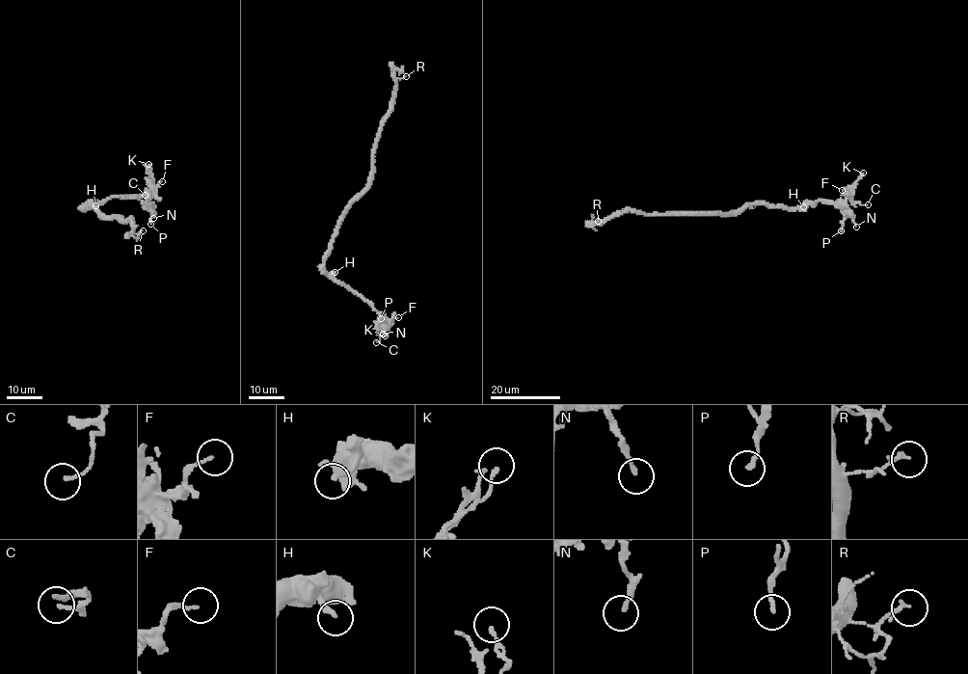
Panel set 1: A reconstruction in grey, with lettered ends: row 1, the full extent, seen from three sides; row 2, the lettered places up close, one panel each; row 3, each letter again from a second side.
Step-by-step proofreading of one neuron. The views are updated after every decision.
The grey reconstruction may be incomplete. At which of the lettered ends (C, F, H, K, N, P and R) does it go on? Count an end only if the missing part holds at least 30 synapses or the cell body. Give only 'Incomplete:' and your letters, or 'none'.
Incomplete: none

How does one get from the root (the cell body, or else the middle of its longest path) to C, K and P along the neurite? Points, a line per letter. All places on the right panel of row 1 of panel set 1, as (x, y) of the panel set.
C: (746, 205), (799, 207), (816, 201), (843, 202), (850, 197), (854, 202), (868, 204)
K: (746, 205), (797, 207), (816, 201), (843, 202), (853, 192), (855, 182), (863, 173)
P: (746, 205), (799, 207), (816, 201), (839, 202), (844, 216), (841, 230)

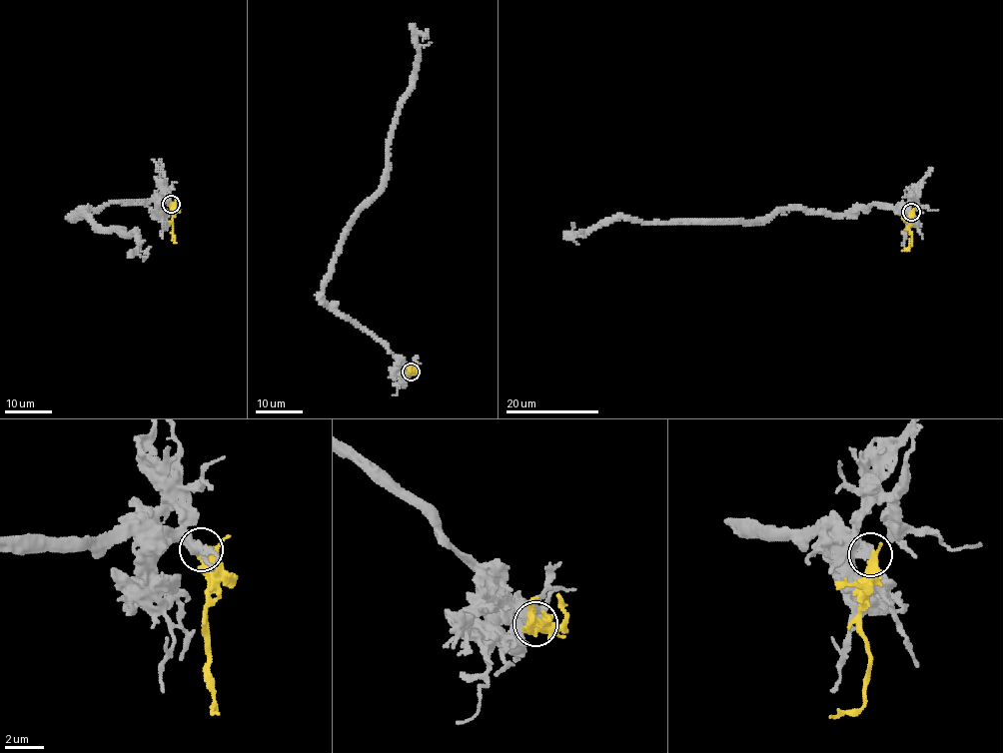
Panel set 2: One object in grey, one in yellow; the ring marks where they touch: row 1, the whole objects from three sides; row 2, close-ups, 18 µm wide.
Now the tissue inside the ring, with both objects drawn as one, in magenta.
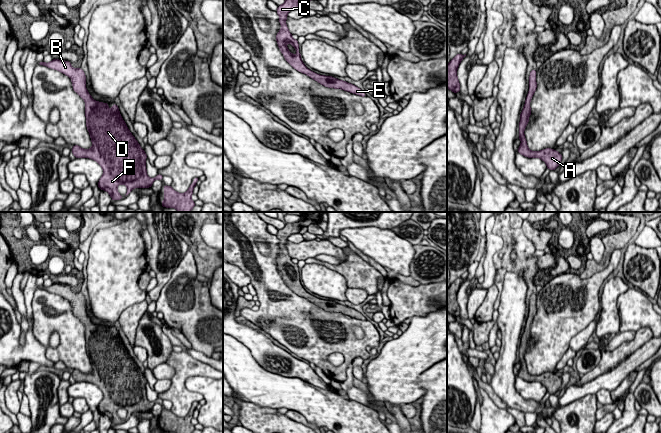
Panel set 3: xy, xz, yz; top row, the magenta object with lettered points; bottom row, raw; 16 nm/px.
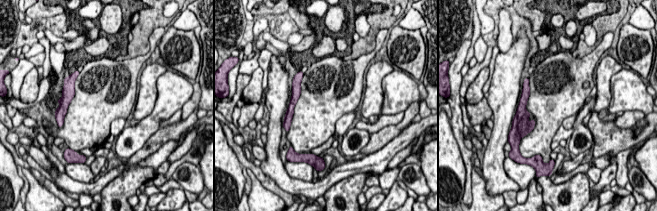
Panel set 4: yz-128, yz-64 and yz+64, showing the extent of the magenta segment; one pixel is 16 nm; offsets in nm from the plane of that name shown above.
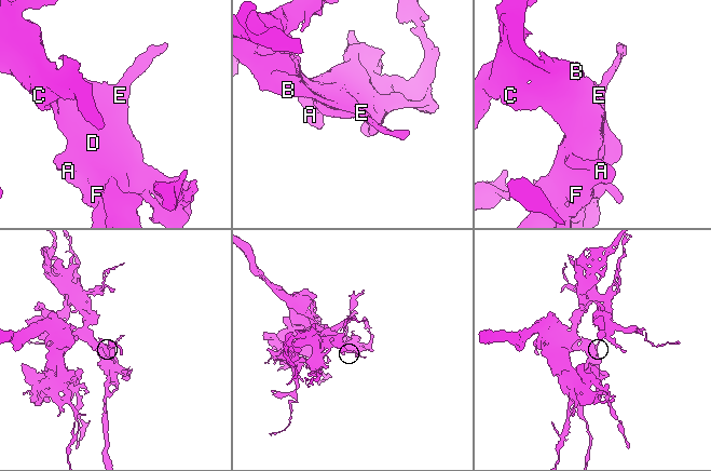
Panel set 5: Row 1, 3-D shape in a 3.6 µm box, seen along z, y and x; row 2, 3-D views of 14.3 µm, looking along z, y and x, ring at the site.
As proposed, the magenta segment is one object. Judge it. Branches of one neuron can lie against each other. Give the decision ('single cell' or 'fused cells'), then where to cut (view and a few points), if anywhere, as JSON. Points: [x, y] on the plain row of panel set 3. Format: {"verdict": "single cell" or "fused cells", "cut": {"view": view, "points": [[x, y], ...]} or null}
{"verdict": "single cell", "cut": null}

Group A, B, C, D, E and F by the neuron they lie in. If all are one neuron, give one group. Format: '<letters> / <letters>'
A B C D E F

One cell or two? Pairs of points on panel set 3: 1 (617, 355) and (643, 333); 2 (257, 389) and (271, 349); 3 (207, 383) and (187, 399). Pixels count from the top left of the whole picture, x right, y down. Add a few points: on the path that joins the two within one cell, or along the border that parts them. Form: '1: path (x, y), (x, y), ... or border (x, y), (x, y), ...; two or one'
1: path (624, 350), (637, 340); one
2: border (249, 351), (261, 366), (286, 377); two
3: border (212, 377), (190, 376), (184, 385); two

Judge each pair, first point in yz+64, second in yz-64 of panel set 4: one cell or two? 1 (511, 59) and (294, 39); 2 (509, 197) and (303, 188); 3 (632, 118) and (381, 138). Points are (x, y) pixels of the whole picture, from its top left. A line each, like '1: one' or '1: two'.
1: two
2: two
3: one

